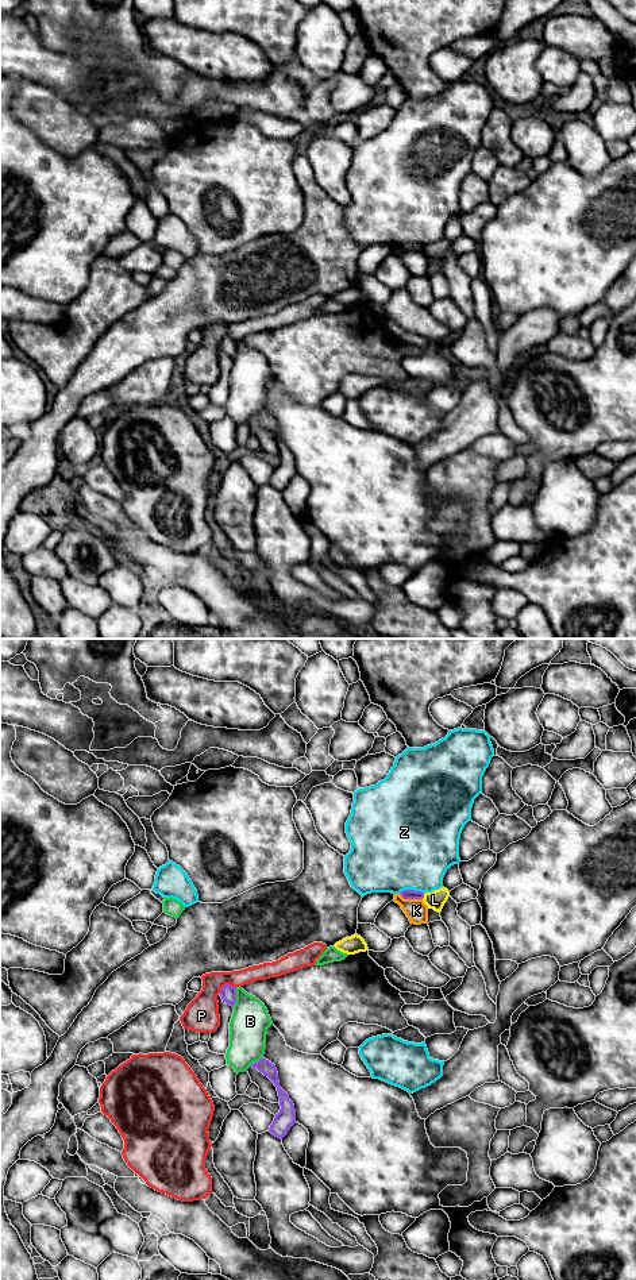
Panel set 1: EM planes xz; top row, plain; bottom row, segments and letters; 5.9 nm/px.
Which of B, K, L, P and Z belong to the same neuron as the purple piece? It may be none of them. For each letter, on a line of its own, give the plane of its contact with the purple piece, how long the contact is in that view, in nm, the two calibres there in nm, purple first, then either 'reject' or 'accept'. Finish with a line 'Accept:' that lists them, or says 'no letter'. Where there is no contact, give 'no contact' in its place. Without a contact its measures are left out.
B: contact in xz; length 120 nm; calibres 100 and 220 nm; reject
K: contact in xz; length 140 nm; calibres 60 and 140 nm; reject
L: contact in xz; length 40 nm; calibres 60 and 110 nm; reject
P: contact in xz; length 110 nm; calibres 100 and 200 nm; reject
Z: contact in xz; length 160 nm; calibres 60 and 500 nm; reject
Accept: no letter

